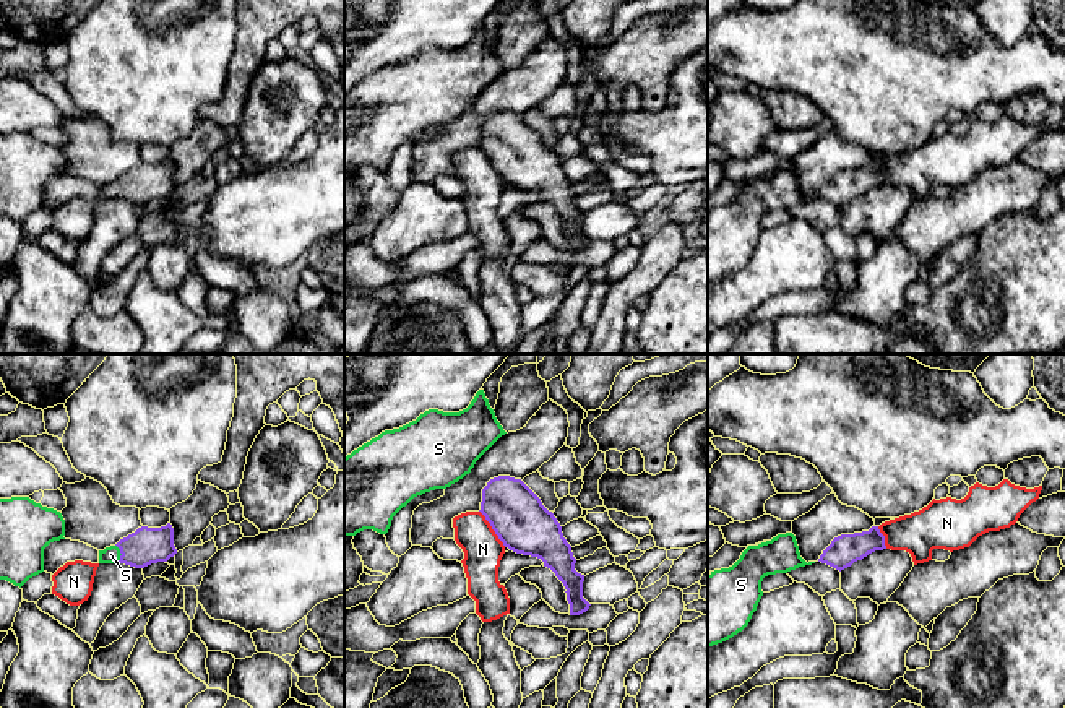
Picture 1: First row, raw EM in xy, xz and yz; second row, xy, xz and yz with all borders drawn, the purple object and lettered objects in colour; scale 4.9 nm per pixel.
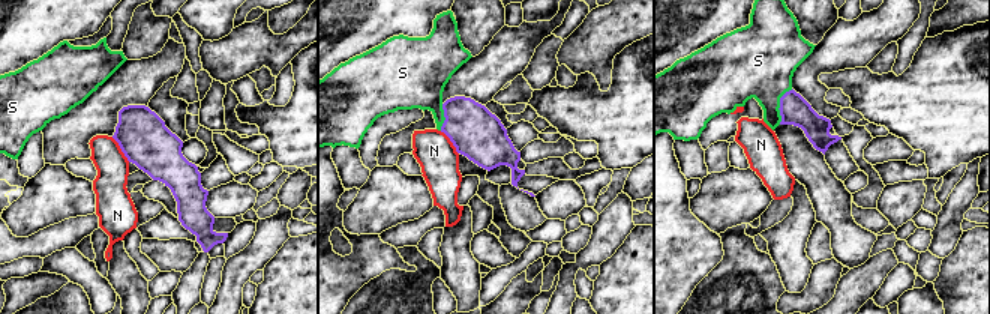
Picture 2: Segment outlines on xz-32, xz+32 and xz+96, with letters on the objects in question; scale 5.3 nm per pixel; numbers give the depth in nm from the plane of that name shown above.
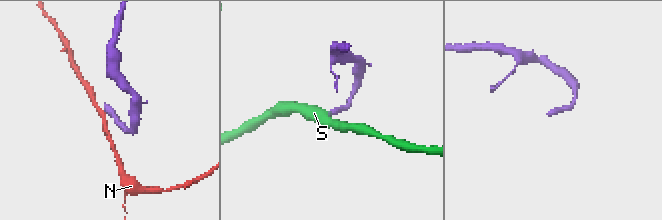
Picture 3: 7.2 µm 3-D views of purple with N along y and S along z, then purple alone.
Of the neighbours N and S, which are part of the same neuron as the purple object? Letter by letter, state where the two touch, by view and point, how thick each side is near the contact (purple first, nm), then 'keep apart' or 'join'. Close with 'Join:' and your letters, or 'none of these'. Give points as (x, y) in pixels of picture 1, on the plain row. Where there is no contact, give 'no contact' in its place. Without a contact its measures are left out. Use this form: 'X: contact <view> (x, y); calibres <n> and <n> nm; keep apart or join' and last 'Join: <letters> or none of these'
N: contact xz (492, 164); calibres 280 and 190 nm; keep apart
S: contact xy (120, 189); calibres 180 and 80 nm; join
Join: S

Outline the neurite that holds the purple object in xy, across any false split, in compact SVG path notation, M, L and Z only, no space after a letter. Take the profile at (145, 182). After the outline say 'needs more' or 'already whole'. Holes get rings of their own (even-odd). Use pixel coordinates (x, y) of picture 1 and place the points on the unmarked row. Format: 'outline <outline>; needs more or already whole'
outline M170 159L161 164L141 162L115 182L99 187L99 200L120 198L135 205L144 205L151 200L167 198L175 190Z; needs more

